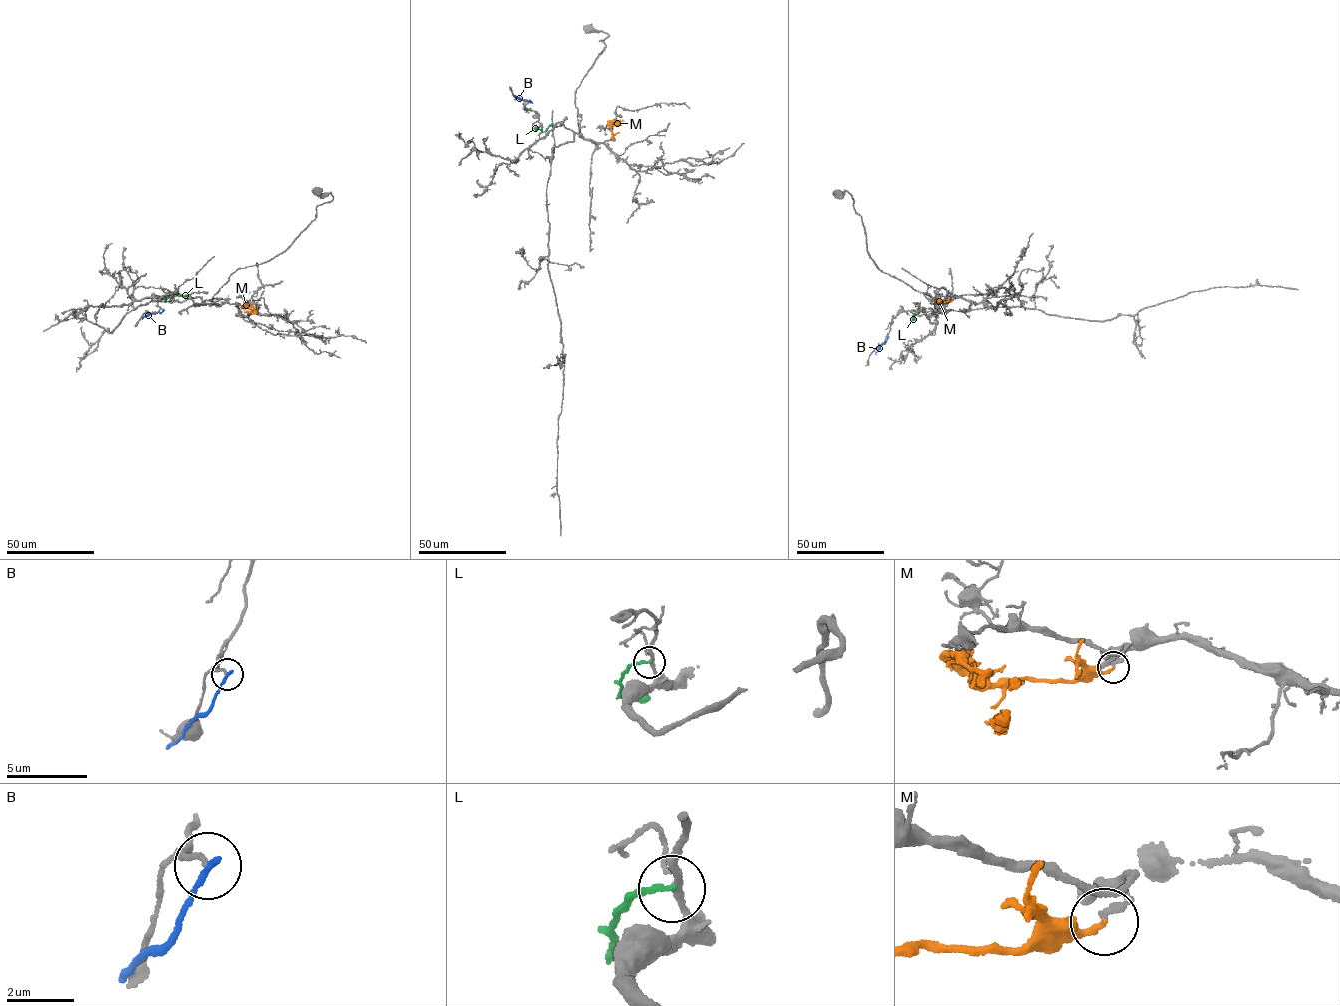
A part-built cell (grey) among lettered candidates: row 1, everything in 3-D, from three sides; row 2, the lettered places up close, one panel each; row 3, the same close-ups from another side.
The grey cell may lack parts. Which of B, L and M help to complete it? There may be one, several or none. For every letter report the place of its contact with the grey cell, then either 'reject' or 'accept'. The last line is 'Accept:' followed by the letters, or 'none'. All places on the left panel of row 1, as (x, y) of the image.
B: contact (163, 310); reject
L: contact (189, 294); reject
M: contact (242, 307); reject
Accept: none

